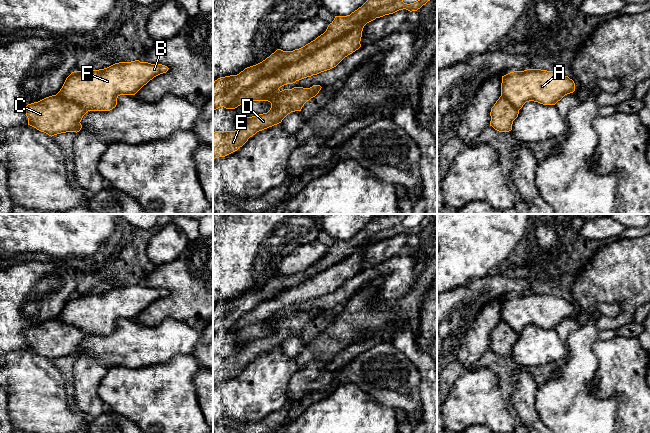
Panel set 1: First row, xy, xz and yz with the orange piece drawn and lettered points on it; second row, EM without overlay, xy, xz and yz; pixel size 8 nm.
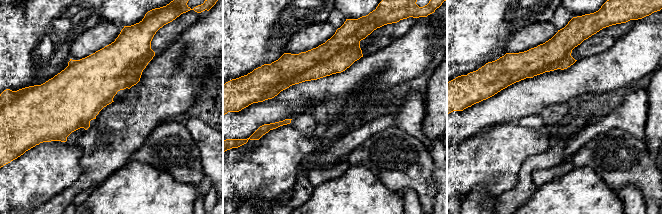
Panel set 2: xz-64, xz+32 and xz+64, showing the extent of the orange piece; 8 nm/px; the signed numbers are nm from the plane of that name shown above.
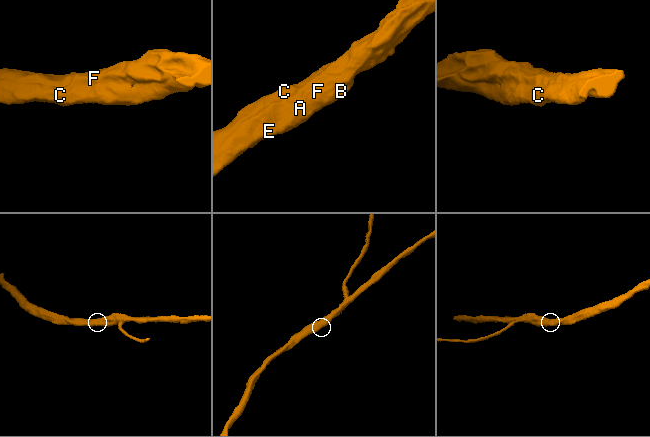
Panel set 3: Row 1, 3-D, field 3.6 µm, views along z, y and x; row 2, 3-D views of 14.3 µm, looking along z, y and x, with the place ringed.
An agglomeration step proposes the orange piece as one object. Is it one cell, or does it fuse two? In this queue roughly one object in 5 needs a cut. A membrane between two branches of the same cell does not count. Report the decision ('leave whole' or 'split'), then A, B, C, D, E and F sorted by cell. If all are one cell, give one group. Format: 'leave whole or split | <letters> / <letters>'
leave whole | A B C D E F

